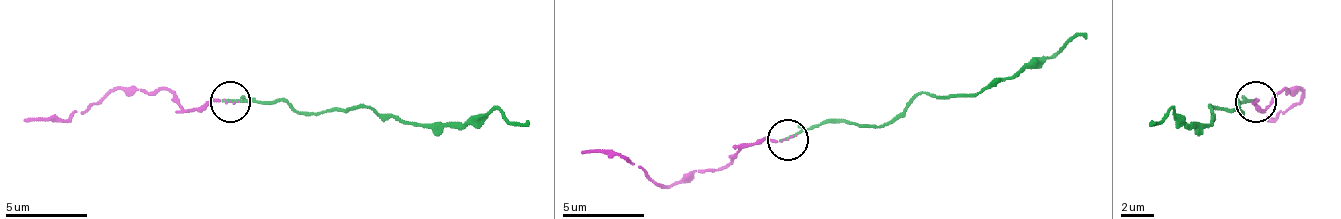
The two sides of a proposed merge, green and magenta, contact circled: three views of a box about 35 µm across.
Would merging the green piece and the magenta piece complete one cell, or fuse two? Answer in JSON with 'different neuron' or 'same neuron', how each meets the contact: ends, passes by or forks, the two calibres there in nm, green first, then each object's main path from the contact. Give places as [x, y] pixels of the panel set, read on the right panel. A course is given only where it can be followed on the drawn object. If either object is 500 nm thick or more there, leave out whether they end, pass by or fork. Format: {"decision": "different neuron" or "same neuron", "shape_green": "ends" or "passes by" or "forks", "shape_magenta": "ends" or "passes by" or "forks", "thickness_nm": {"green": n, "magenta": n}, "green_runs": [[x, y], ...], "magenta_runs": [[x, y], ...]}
{"decision": "same neuron", "shape_green": "passes by", "shape_magenta": "ends", "thickness_nm": {"green": 140, "magenta": 70}, "green_runs": [[1255, 102], [1238, 102], [1242, 115], [1210, 106], [1210, 123], [1185, 123], [1173, 111], [1148, 127]], "magenta_runs": [[1255, 102], [1263, 111], [1283, 90], [1304, 94], [1267, 123]]}

